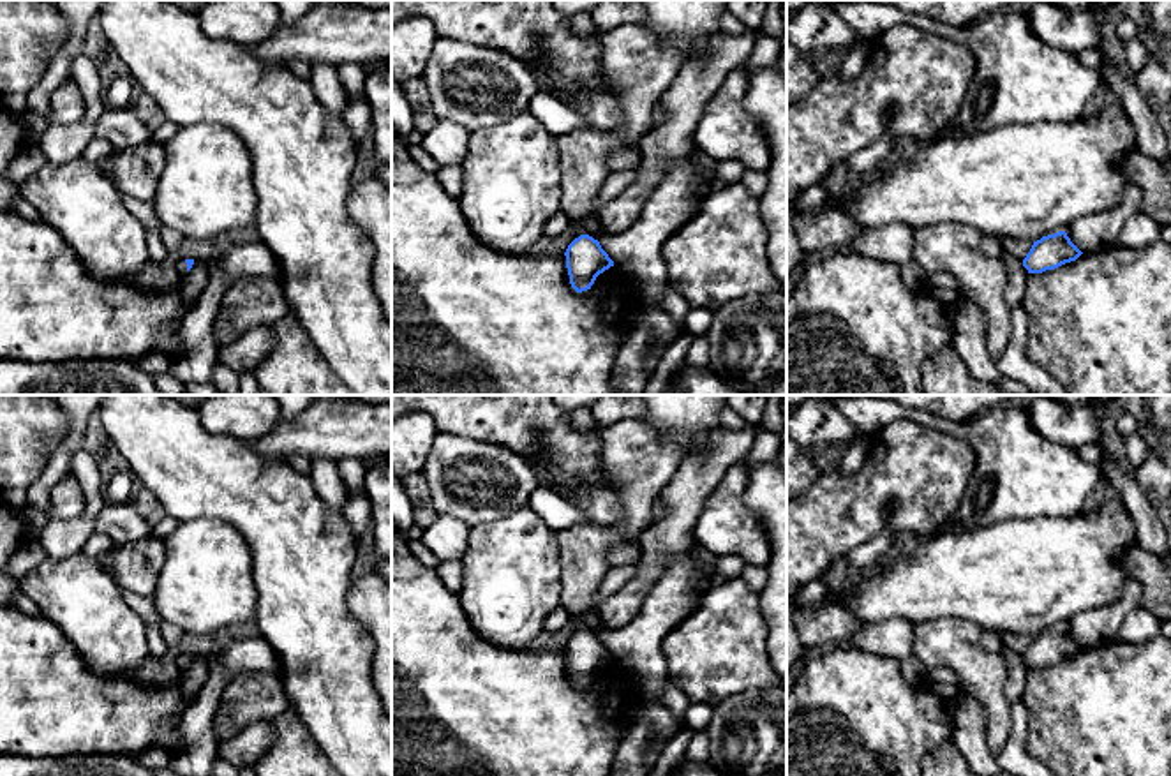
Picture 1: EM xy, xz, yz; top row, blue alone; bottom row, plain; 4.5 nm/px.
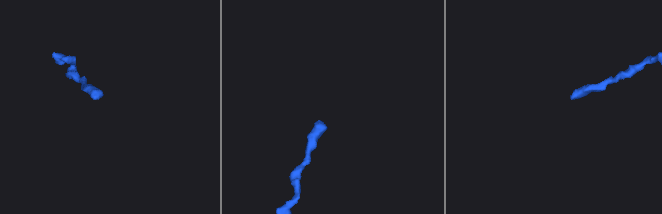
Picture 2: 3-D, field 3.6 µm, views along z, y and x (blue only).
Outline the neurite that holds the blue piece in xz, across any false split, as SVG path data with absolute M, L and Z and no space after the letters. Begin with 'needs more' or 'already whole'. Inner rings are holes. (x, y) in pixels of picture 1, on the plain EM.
needs more; M624 418L598 429L601 439L601 464L610 489L624 506L624 524L621 527L603 527L593 522L578 524L554 533L559 548L561 566L561 607L570 614L575 635L568 640L566 663L570 679L577 688L591 684L596 672L614 661L614 656L601 644L600 637L586 630L580 617L594 608L594 594L607 575L607 559L614 545L624 545L647 529L656 497L674 480L682 466L684 453L679 446L665 444L642 418Z

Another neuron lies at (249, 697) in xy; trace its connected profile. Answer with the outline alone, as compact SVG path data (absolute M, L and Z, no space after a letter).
M243 672L224 686L215 718L229 721L242 732L261 720L282 714L287 707L279 674Z

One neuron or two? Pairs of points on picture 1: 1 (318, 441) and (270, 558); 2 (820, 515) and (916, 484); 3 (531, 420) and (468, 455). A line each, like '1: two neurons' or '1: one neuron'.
1: two neurons
2: one neuron
3: two neurons

